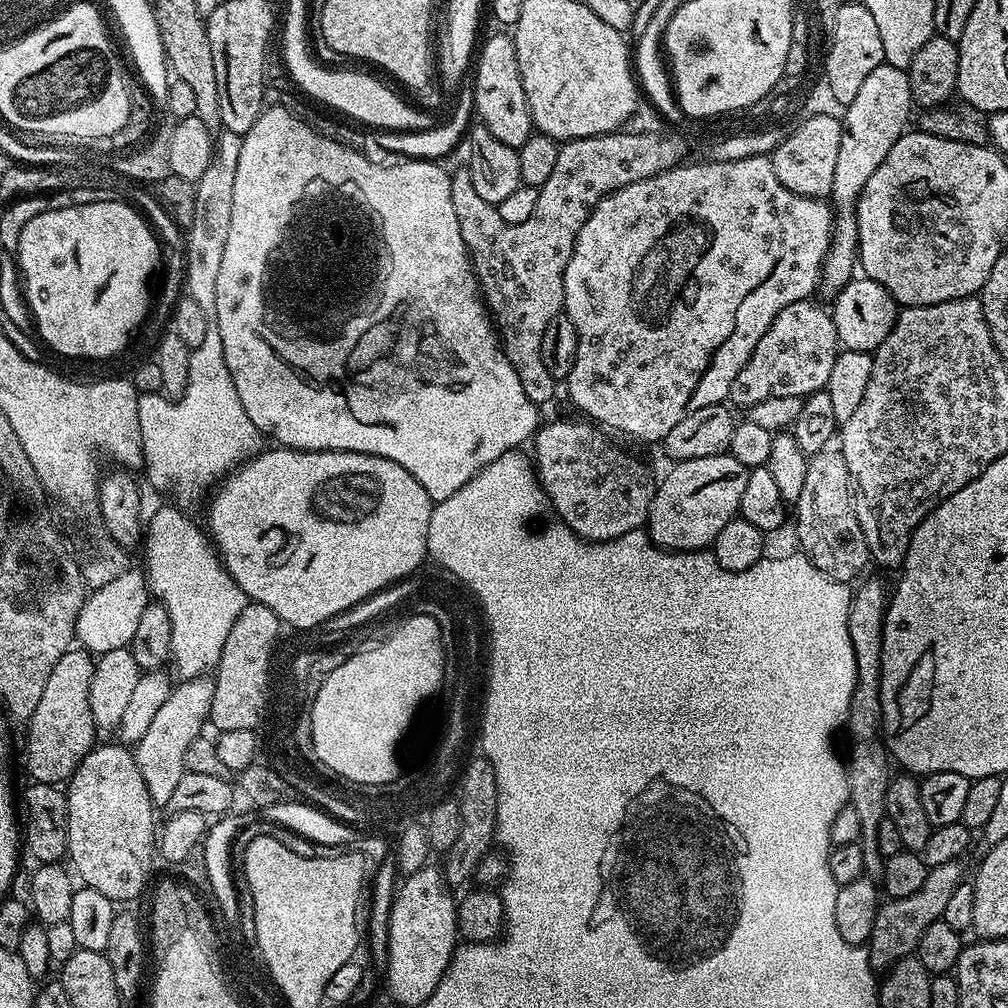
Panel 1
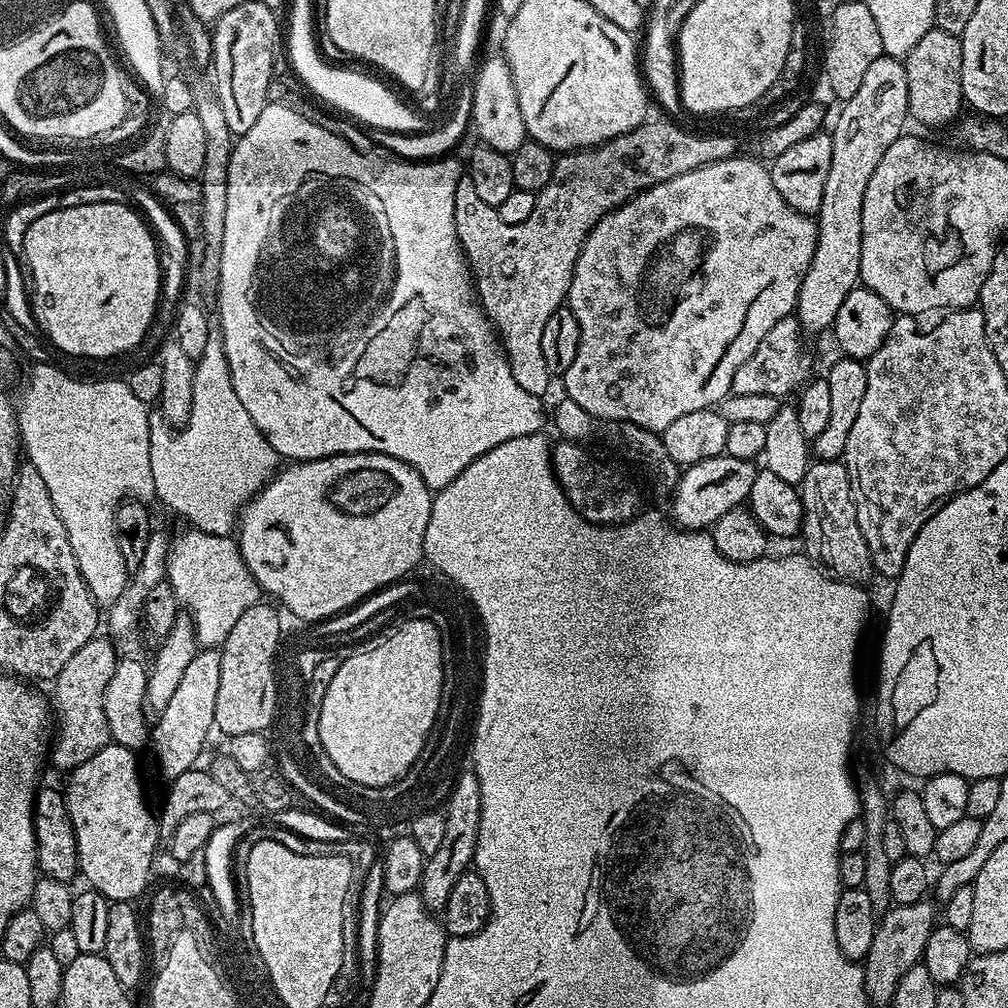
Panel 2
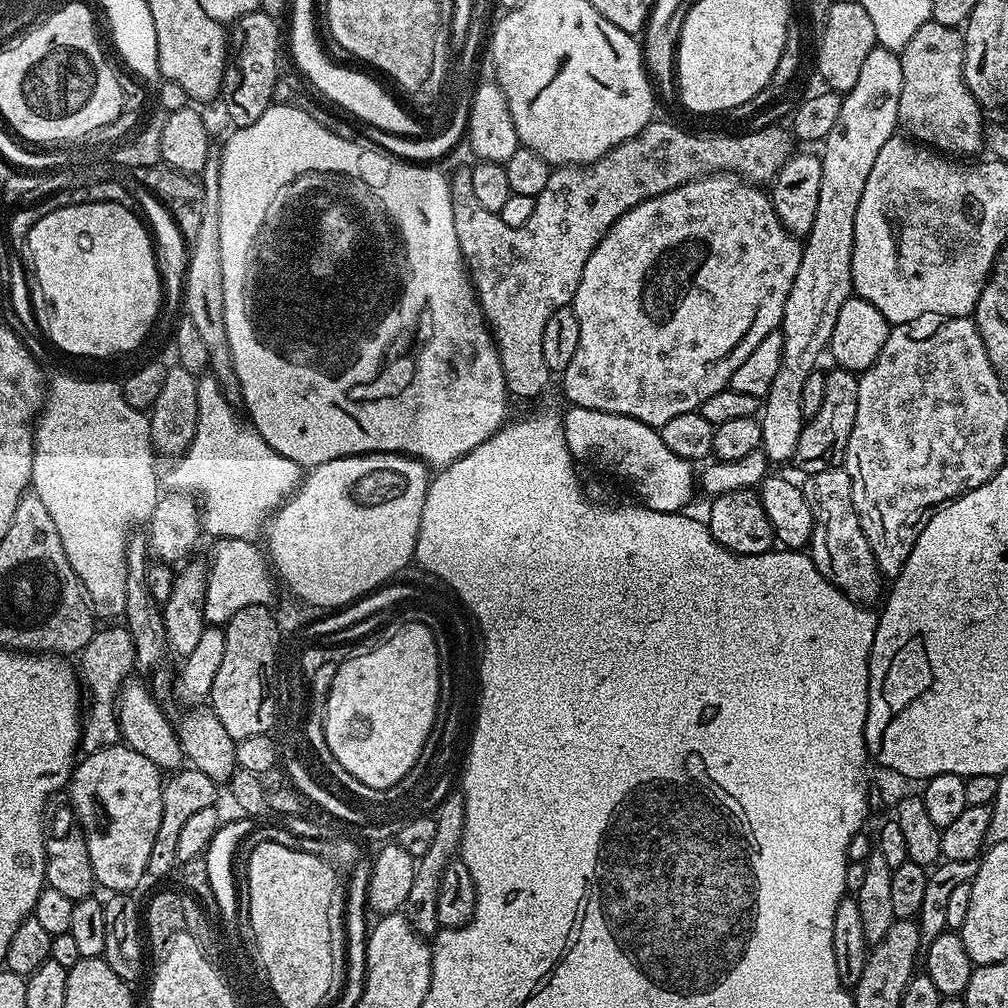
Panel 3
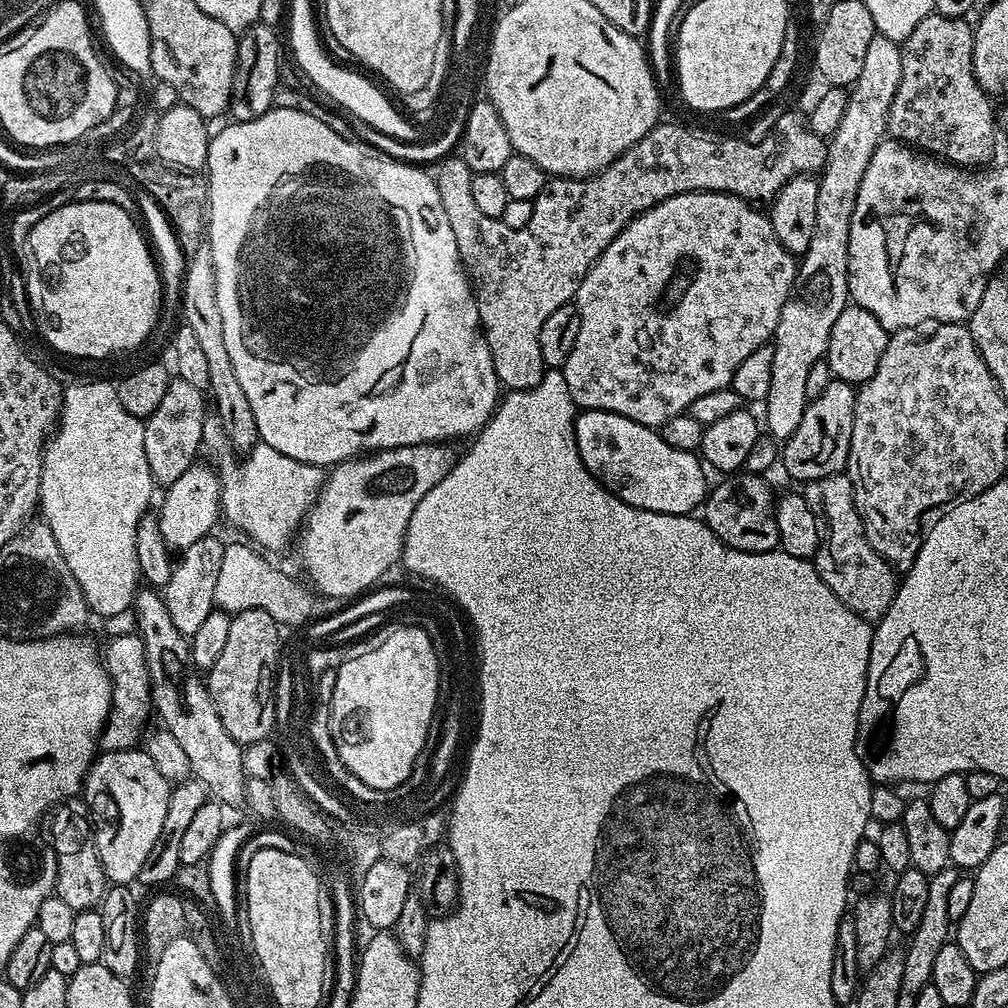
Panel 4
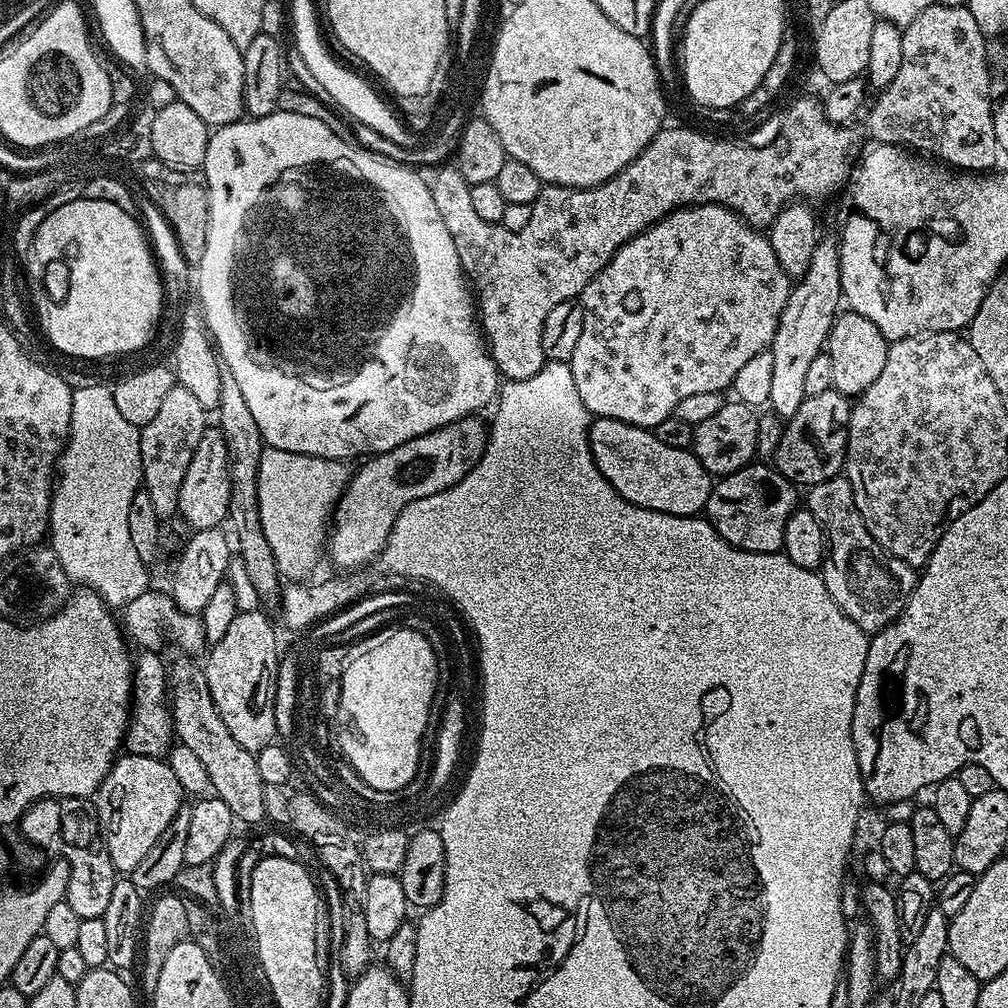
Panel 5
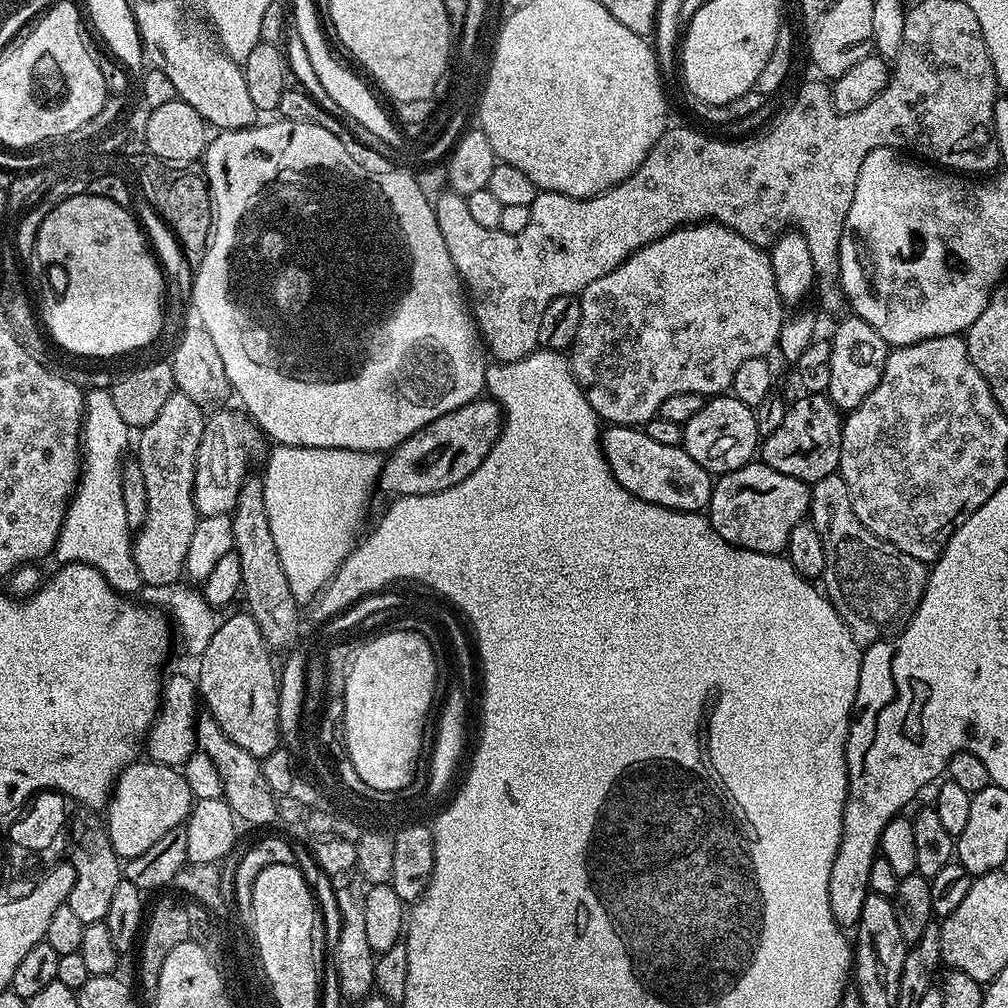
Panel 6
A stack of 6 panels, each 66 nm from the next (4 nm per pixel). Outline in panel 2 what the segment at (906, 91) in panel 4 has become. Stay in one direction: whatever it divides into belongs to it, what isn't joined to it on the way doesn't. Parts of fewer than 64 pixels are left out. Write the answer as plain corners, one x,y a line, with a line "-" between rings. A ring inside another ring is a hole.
933,26
926,34
922,34
922,38
918,38
918,46
914,46
914,50
910,50
907,56
903,57
902,63
908,83
909,117
928,128
940,128
948,123
951,125
961,115
960,107
963,109
966,104
960,85
960,36

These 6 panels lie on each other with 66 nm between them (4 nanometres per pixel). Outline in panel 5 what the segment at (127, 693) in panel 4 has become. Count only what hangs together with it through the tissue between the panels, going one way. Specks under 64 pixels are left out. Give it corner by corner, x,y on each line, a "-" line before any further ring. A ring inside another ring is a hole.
156,652
135,653
132,666
132,711
126,733
126,748
133,756
169,755
174,744
169,677
165,661

